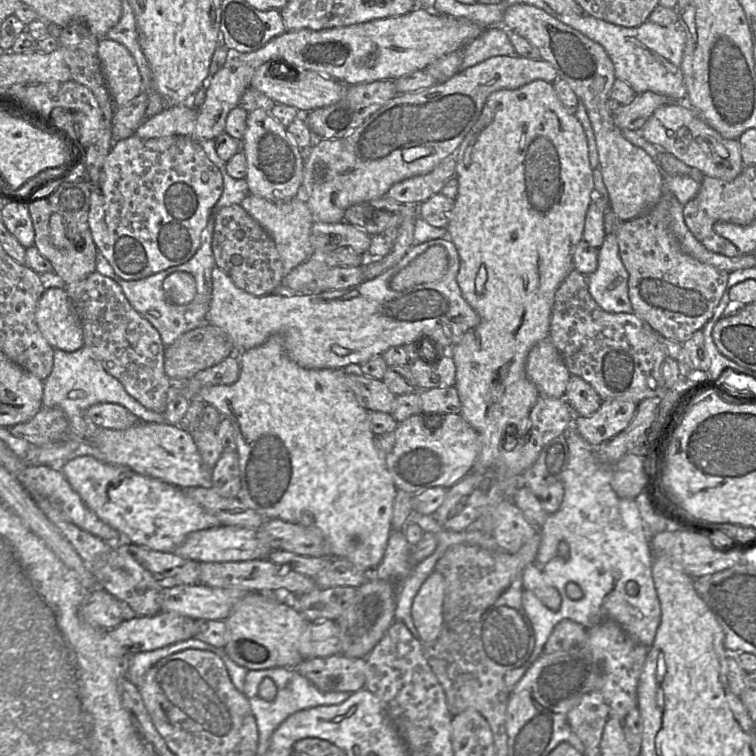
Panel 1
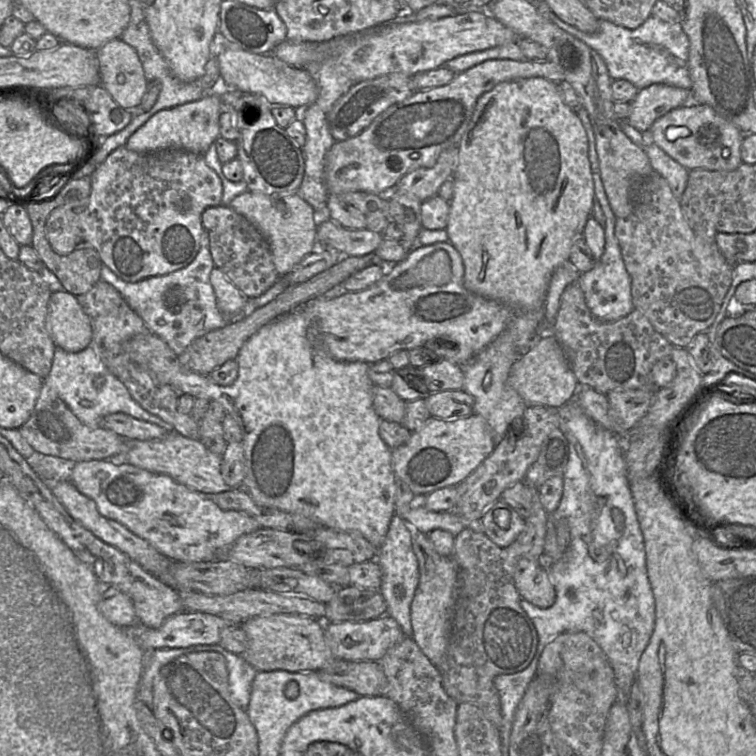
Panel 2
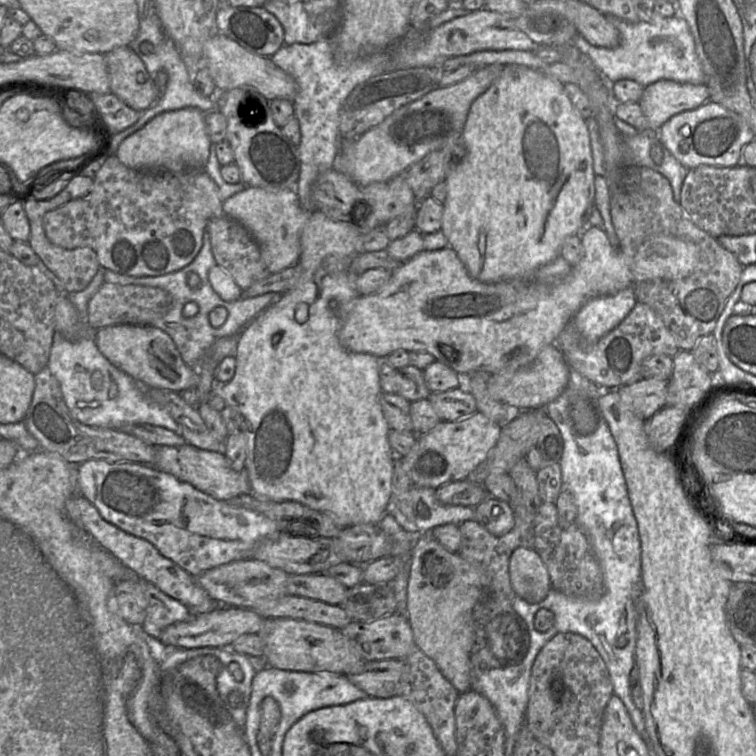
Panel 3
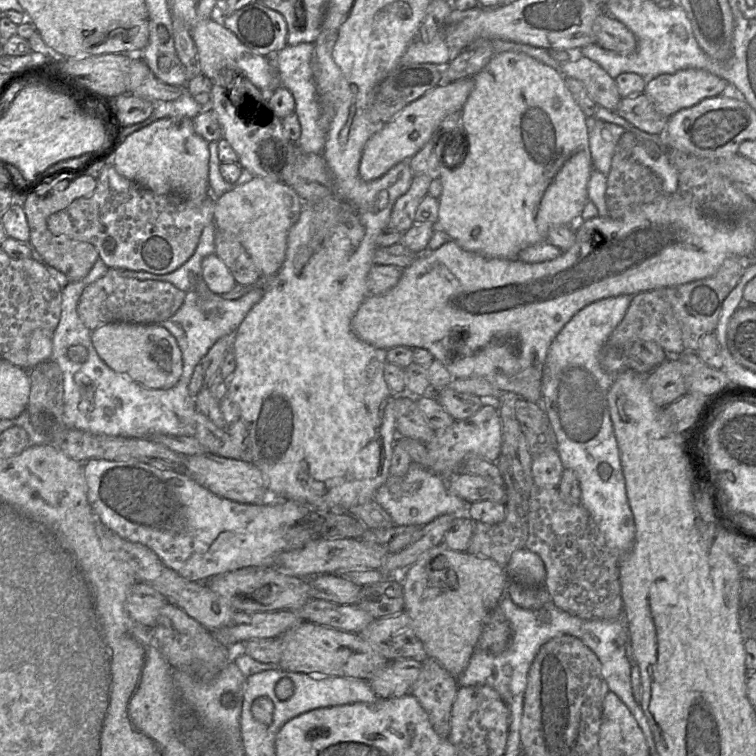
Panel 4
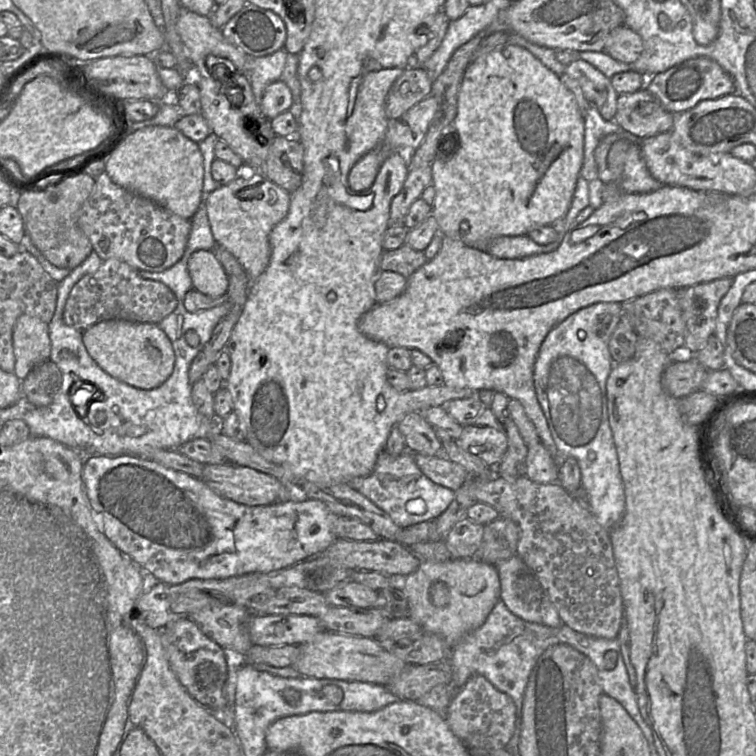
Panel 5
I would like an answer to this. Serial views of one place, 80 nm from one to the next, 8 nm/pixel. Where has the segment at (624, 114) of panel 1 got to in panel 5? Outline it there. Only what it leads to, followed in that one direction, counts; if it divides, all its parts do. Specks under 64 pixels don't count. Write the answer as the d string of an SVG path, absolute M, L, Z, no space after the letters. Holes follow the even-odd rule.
M709 57L689 59L665 72L648 77L644 88L656 96L664 108L673 114L686 112L703 100L717 99L736 92L733 78Z

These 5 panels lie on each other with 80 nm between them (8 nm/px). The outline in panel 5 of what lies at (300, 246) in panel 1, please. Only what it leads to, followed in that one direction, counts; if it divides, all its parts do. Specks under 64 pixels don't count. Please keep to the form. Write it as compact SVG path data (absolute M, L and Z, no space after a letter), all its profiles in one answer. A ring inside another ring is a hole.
M260 172L249 178L236 177L221 185L206 198L206 210L217 246L228 250L242 265L250 280L257 279L267 268L271 256L269 235L288 214L290 192L267 179Z

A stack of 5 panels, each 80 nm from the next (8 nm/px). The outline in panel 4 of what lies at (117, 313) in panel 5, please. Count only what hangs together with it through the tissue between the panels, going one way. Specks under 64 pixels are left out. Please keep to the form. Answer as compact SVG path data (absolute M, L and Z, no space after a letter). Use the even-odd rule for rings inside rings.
M109 268L101 278L83 289L77 313L90 331L113 322L159 324L181 307L184 297L184 292L169 282L126 277L118 269Z

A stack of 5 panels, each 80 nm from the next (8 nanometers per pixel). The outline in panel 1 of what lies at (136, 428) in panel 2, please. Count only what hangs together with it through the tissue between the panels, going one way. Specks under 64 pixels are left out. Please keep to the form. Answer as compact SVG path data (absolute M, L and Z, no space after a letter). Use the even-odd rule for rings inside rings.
M98 403L86 410L88 421L105 429L124 430L141 421L125 407L113 403Z

